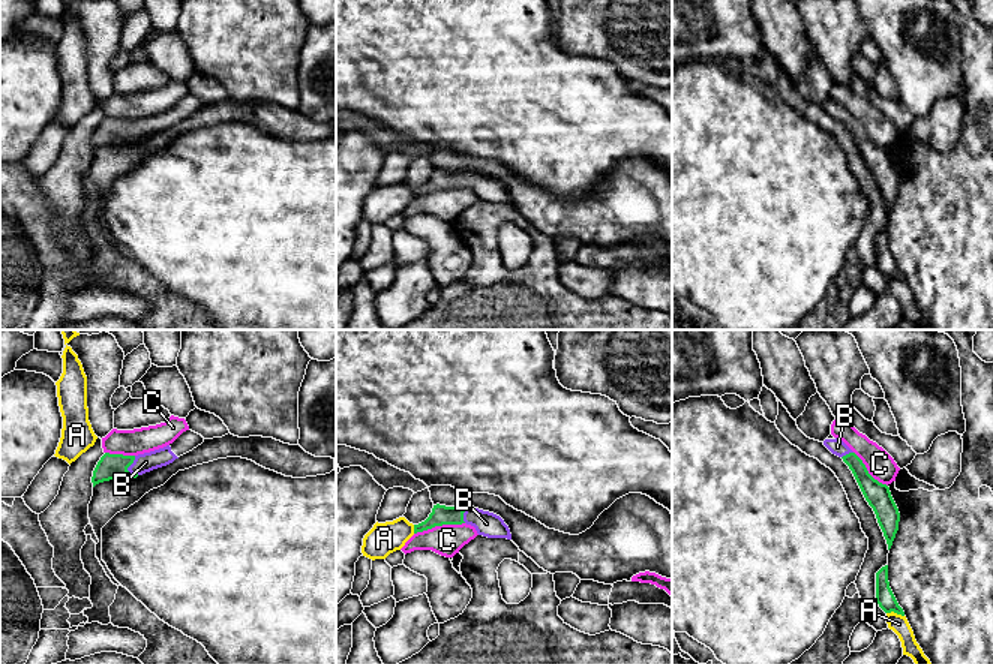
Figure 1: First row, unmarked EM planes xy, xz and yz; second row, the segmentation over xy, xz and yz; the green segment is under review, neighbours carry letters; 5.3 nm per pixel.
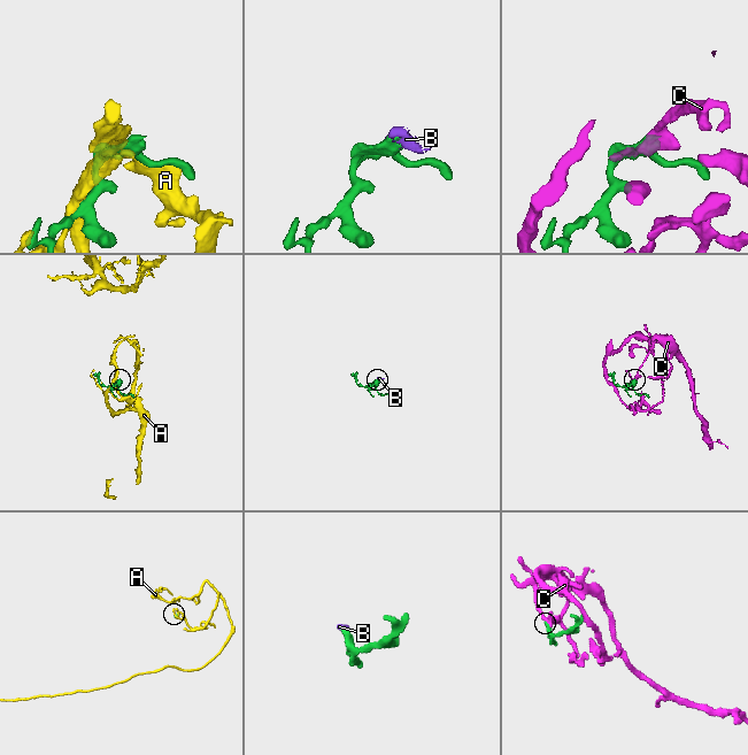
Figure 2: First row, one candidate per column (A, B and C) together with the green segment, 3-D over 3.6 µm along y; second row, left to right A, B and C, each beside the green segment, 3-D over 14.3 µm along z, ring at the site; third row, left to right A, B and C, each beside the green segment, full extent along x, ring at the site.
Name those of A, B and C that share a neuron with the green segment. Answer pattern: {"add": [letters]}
{"add": ["B"]}

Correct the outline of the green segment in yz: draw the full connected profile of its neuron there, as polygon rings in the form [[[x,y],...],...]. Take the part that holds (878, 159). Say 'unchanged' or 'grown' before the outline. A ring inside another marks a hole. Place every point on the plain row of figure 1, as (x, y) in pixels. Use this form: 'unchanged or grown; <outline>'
grown; [[[830,99],[824,105],[824,109],[832,118],[842,121],[852,135],[866,165],[876,178],[878,187],[884,196],[890,214],[898,195],[900,186],[900,177],[891,160],[890,151],[874,144],[868,138],[862,124],[842,103]]]

